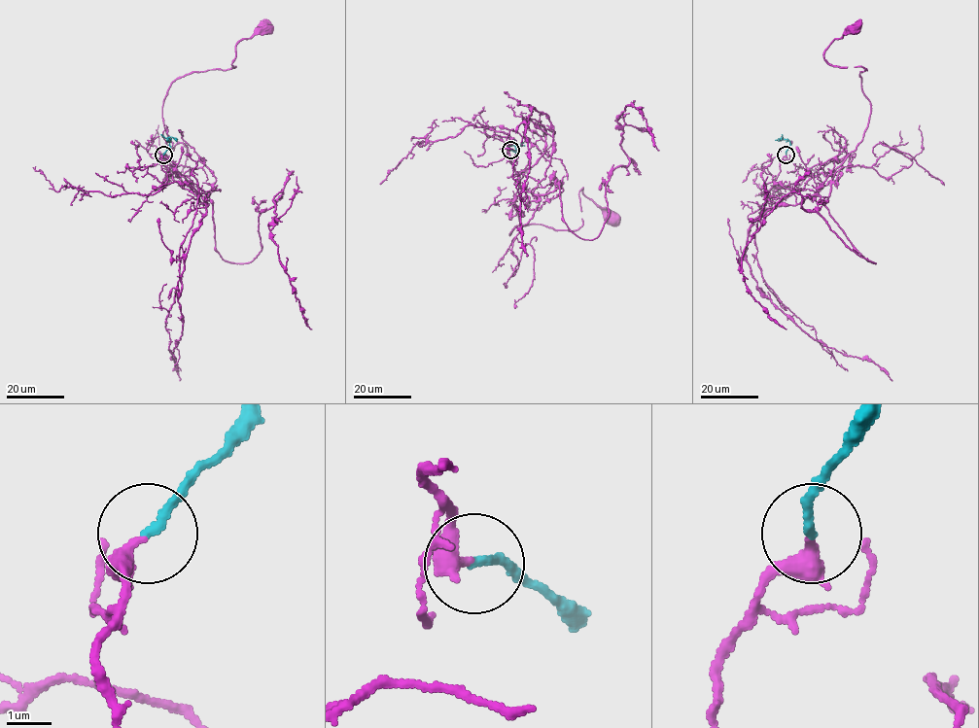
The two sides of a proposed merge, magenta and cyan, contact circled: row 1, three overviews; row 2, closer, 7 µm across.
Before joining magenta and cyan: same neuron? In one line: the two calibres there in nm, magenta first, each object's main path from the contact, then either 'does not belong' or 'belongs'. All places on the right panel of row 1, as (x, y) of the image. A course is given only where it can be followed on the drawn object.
400 nm thick on the magenta side, 200 nm on the other; magenta runs (786, 155), (778, 188), (833, 171), (862, 138), (865, 69), (824, 58), (854, 27); cyan runs (786, 155), (790, 142), (782, 137), (778, 141); belongs

